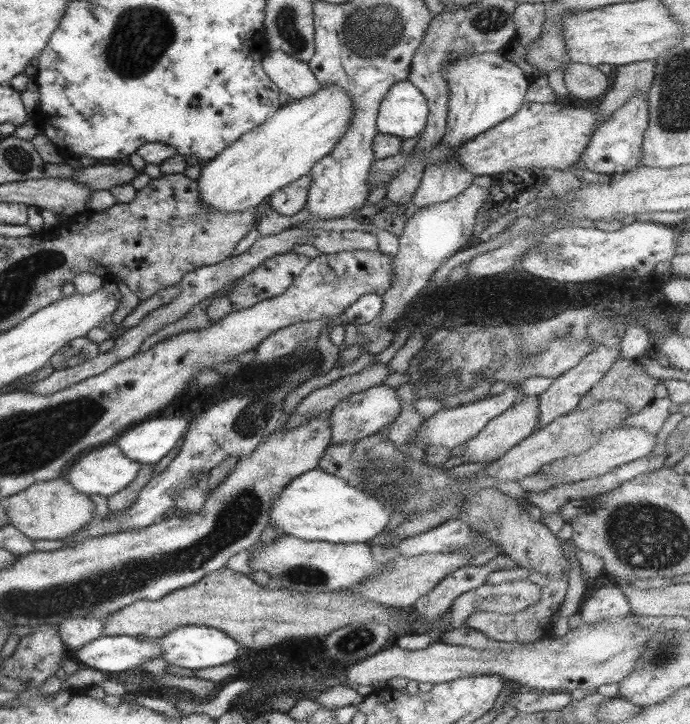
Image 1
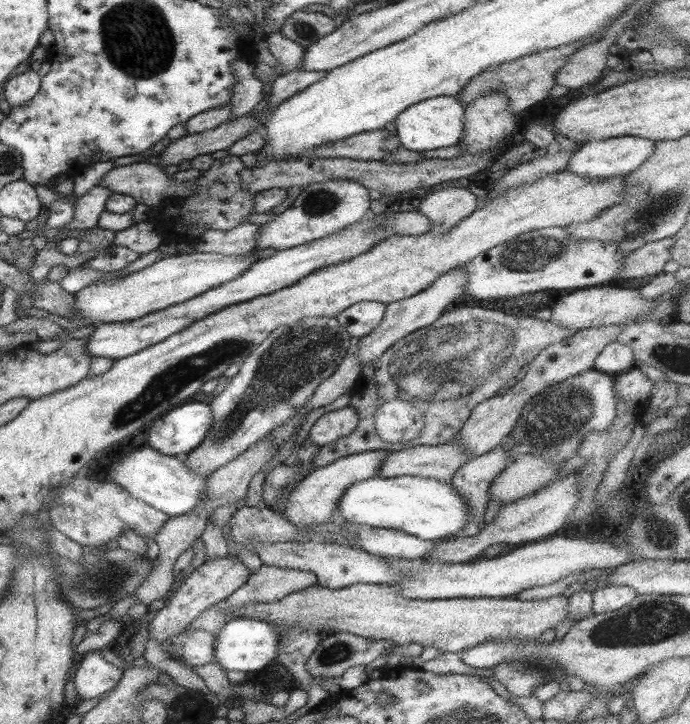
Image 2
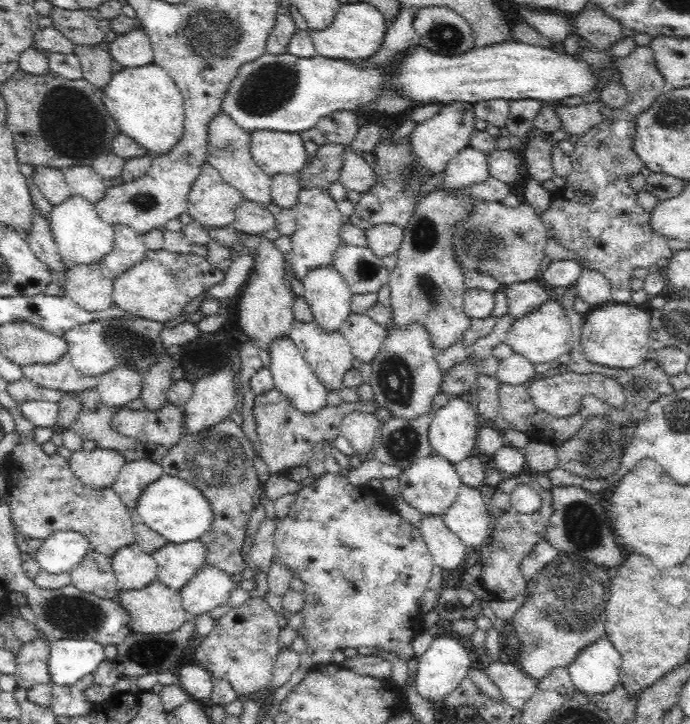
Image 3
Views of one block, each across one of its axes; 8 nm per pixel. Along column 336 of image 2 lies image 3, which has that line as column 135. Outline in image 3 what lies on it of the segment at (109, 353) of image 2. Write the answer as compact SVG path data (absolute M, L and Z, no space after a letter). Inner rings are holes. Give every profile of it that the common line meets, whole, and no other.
M115 224L113 225L113 231L115 234L114 246L98 262L100 270L110 280L114 280L133 264L140 262L147 251L140 235L132 227Z

